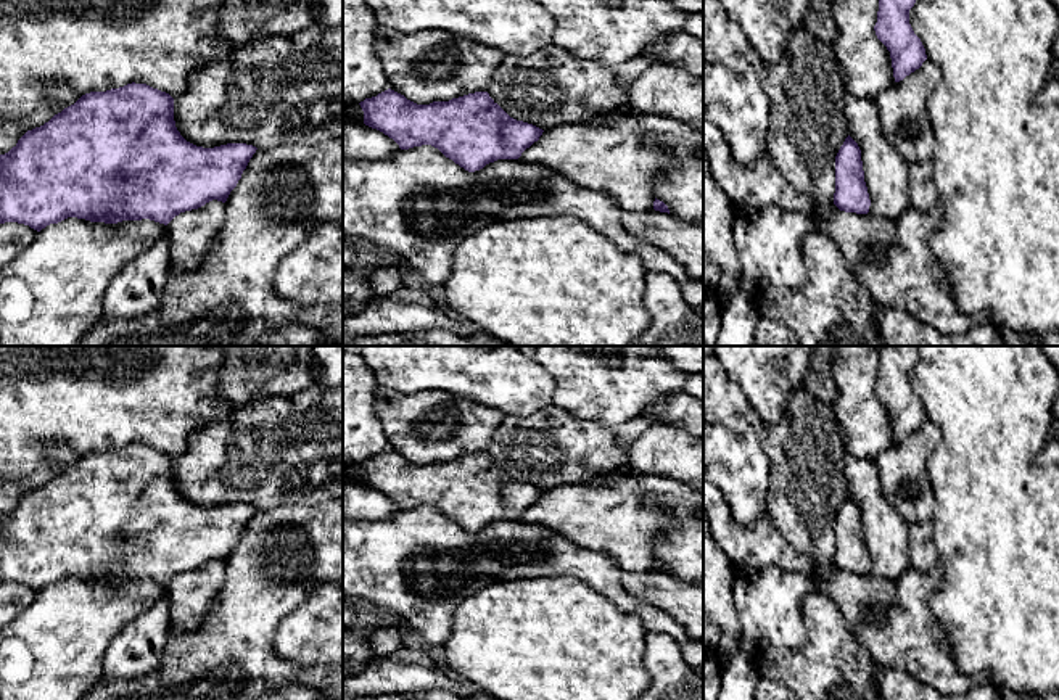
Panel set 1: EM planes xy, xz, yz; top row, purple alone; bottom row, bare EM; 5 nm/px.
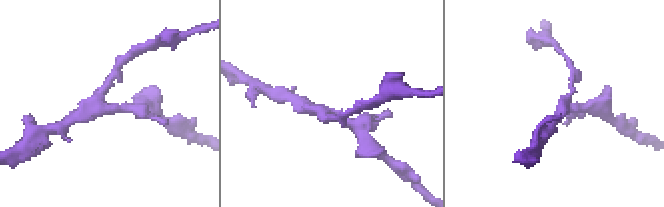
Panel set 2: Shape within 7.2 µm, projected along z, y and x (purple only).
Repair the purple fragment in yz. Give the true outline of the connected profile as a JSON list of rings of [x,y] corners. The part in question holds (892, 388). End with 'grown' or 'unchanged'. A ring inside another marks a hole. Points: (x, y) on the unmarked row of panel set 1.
[[[877,346],[879,372],[874,386],[877,399],[892,418],[895,443],[903,441],[927,420],[921,399],[909,385],[909,370],[917,360],[916,346]]] | unchanged

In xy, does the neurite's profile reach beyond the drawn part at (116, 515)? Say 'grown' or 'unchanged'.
unchanged

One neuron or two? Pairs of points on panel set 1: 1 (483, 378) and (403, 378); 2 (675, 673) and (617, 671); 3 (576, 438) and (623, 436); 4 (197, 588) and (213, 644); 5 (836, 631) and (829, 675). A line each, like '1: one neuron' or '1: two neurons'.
1: one neuron
2: two neurons
3: one neuron
4: two neurons
5: one neuron

